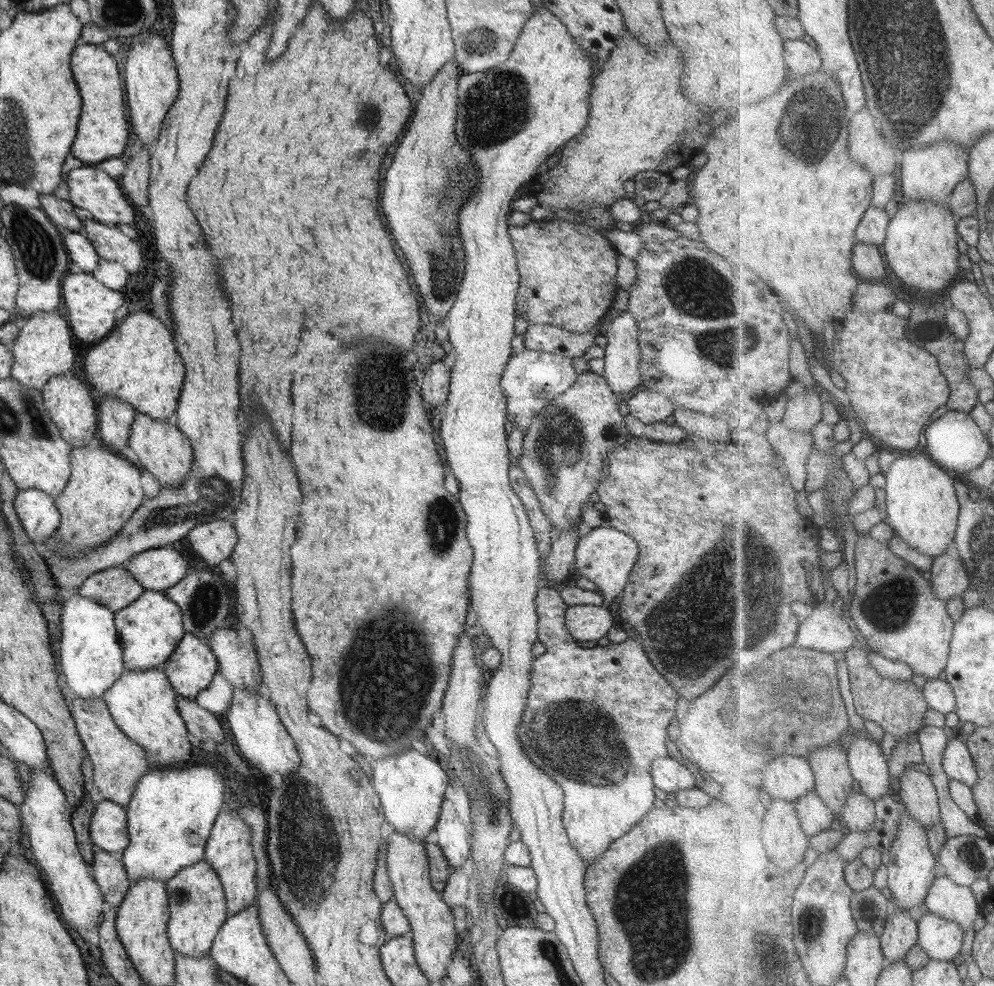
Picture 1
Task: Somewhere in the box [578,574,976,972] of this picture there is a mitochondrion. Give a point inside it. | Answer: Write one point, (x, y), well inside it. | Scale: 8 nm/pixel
(888, 610)

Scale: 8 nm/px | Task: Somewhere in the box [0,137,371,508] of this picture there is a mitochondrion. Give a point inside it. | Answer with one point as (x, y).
(37, 250)

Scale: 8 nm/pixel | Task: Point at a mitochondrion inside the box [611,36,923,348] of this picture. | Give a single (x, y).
(806, 126)

